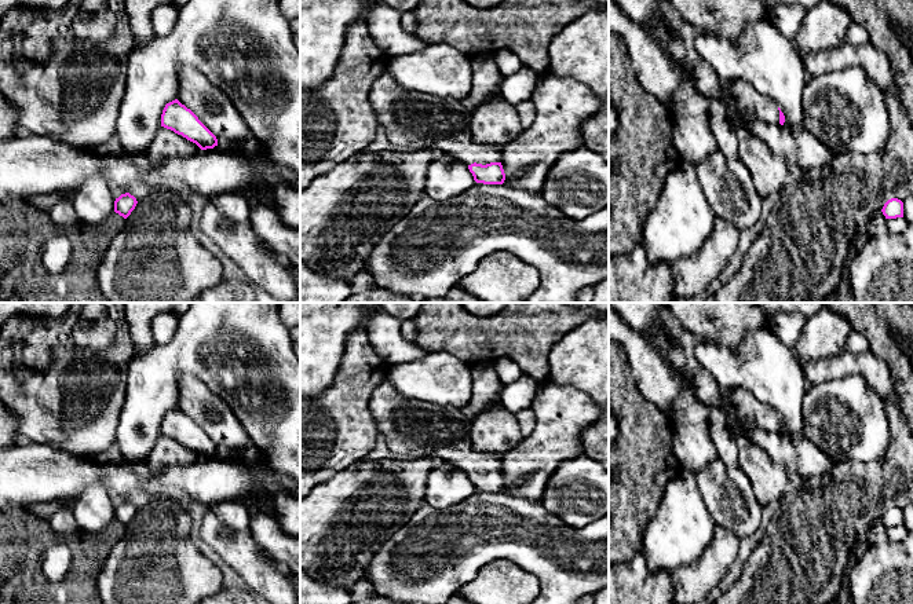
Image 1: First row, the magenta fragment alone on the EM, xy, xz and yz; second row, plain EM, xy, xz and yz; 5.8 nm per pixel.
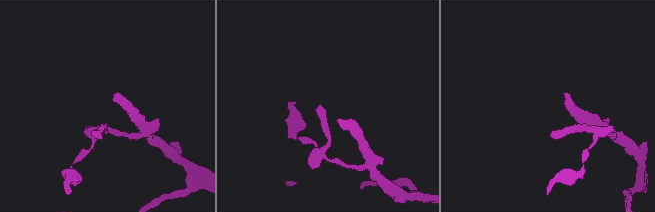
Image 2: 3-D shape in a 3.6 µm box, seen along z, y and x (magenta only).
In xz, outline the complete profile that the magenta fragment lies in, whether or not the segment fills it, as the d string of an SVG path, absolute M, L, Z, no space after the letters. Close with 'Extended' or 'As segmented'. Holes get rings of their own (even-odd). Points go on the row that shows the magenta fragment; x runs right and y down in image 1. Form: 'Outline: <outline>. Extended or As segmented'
Outline: M387 72L375 81L369 100L376 113L379 127L384 129L387 139L397 150L430 149L446 153L465 164L476 183L504 183L505 173L501 165L501 147L479 144L472 140L468 129L471 113L464 109L460 100L435 98L428 94L405 89Z. Extended

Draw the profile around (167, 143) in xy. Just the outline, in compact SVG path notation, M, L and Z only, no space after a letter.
M161 127L157 131L151 144L147 147L146 154L150 162L158 162L169 157L191 157L200 150L201 149L196 143L171 129Z

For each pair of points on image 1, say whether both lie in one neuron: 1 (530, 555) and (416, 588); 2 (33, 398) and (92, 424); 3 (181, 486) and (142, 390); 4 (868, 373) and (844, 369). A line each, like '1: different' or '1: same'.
1: same
2: same
3: different
4: same

